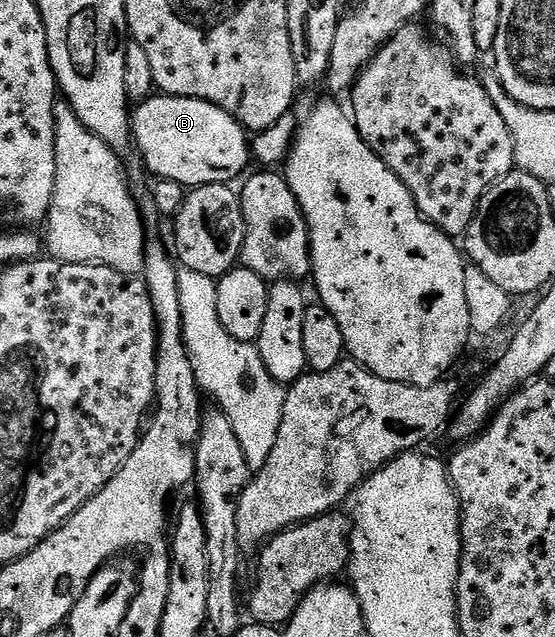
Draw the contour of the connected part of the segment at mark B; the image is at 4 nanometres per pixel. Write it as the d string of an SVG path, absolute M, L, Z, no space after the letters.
M153 95L149 97L148 100L139 102L132 113L132 139L135 152L140 152L140 157L144 160L145 167L153 173L153 178L161 181L177 181L179 185L185 187L195 187L197 185L222 185L235 182L235 177L247 167L248 161L250 162L250 137L244 126L238 124L236 118L229 115L226 111L222 111L222 107L218 107L209 101L200 101L196 97Z

